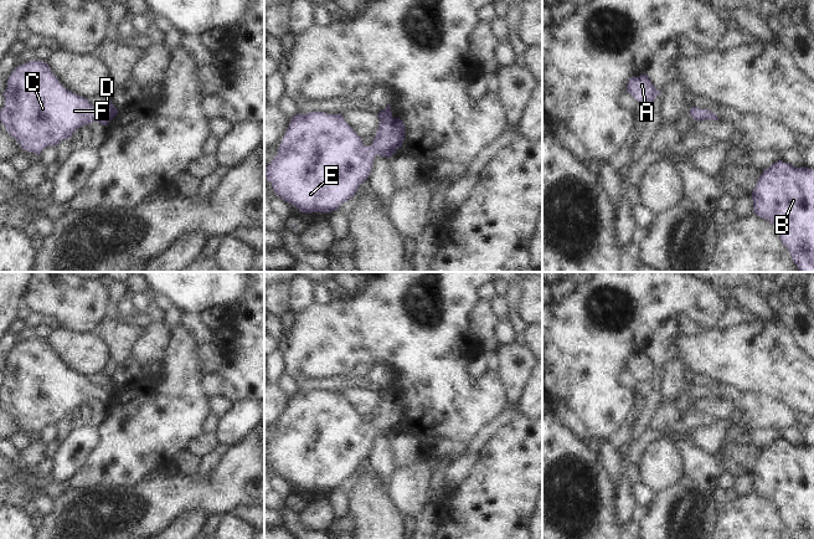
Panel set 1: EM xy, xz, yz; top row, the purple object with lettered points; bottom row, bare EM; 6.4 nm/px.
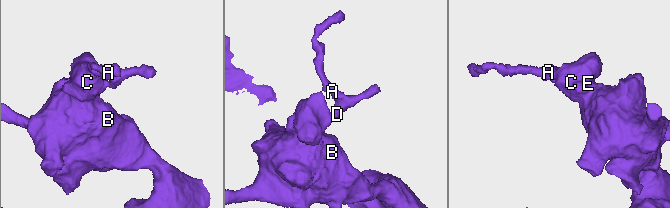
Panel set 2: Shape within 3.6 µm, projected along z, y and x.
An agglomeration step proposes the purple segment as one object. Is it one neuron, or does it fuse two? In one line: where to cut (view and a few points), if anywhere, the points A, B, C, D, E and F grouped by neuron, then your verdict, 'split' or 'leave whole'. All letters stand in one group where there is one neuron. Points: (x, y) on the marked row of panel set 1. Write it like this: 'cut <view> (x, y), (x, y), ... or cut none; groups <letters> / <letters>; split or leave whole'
cut none; groups A B C D E F; leave whole

